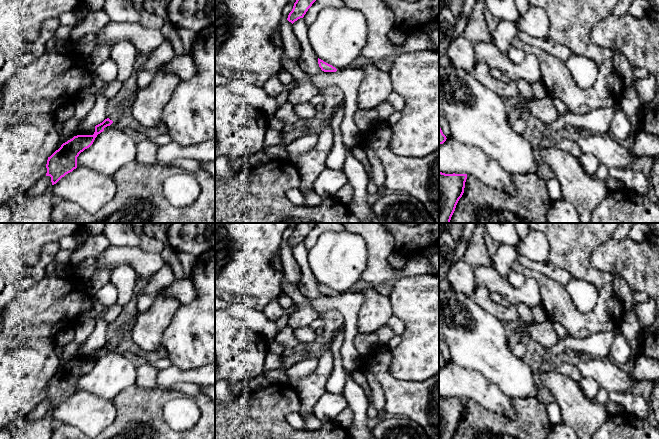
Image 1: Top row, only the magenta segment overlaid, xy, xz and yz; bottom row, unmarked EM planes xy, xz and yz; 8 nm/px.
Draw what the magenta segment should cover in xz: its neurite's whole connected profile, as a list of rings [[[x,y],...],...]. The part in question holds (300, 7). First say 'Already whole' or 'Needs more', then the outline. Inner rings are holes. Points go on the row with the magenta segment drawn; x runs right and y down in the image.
Already whole. [[[296,0],[287,20],[293,24],[298,19],[303,18],[315,1],[316,0]]]

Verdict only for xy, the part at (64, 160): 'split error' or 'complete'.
split error

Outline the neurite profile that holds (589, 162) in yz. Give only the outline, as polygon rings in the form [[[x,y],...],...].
[[[581,153],[578,160],[586,173],[595,175],[600,163],[594,155],[590,153]]]

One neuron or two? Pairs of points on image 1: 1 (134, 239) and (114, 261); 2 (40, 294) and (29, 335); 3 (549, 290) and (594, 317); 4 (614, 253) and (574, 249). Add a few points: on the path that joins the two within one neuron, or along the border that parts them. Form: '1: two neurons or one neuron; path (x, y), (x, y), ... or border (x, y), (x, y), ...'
1: two neurons; border (111, 244), (138, 247)
2: one neuron; path (40, 304), (40, 311), (29, 325)
3: one neuron; path (560, 301), (576, 317), (583, 317)
4: two neurons; border (611, 237), (591, 255), (591, 263), (601, 271)

